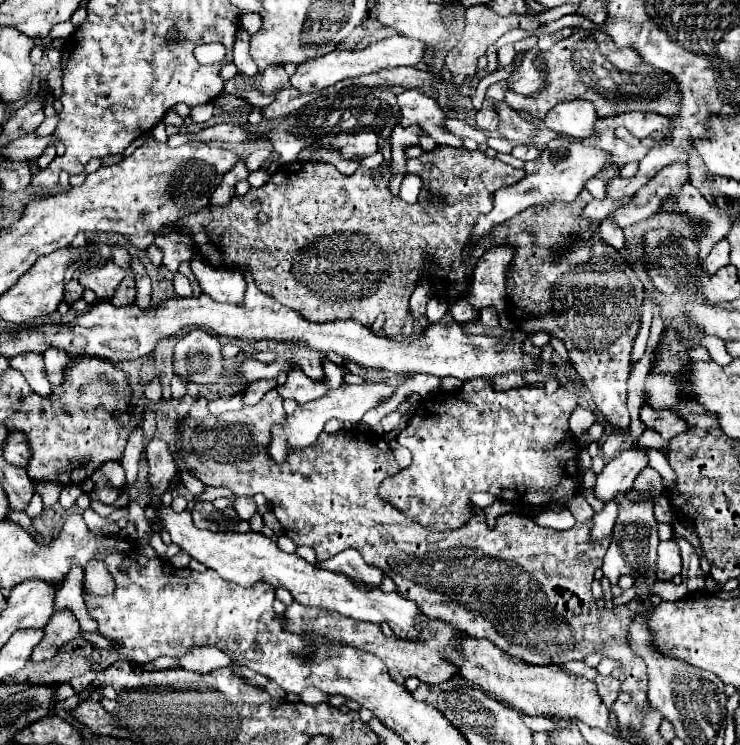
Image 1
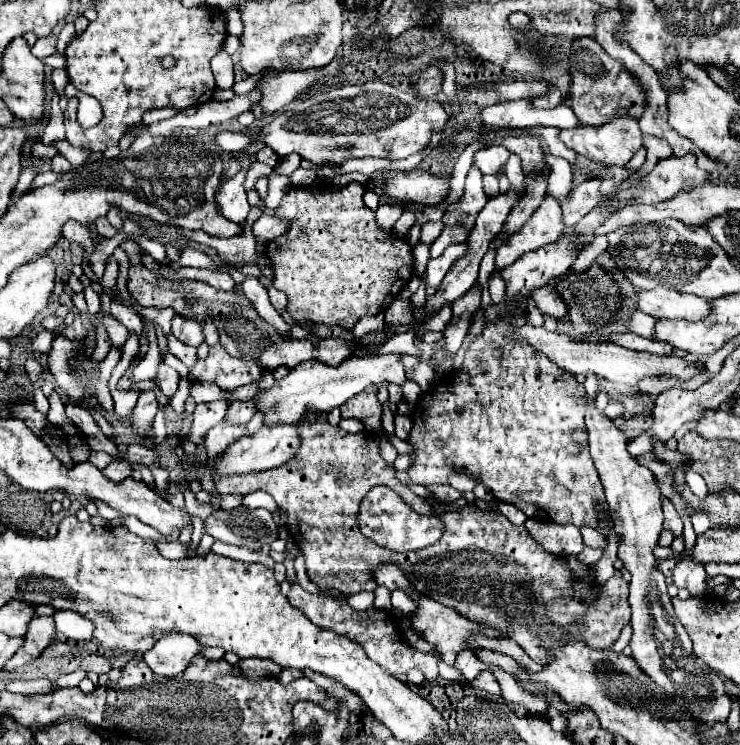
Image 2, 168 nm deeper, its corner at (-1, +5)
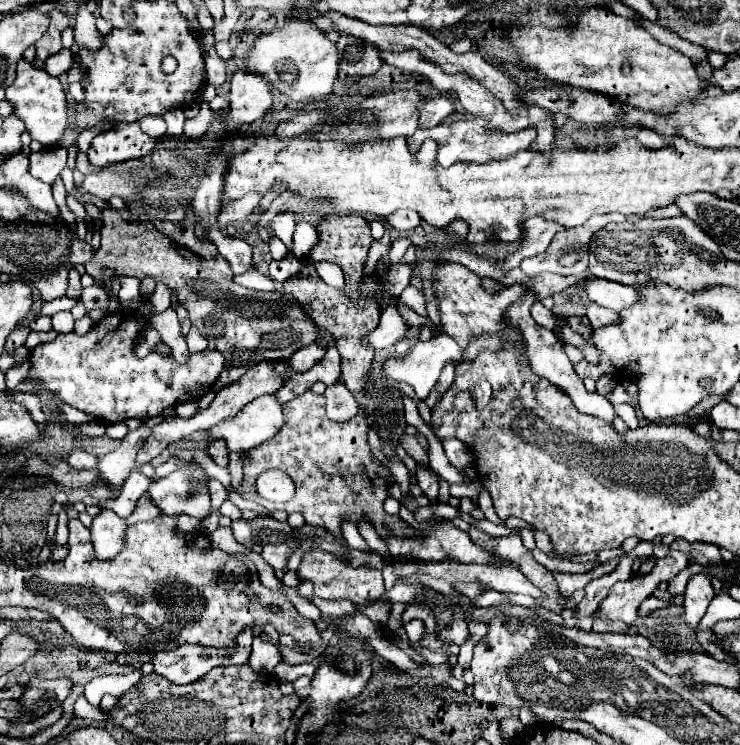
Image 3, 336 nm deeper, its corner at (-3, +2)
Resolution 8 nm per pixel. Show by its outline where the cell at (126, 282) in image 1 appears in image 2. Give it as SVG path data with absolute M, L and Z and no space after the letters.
M124 239L120 247L126 251L130 259L130 273L128 273L128 291L138 301L140 307L172 307L178 315L184 315L186 319L206 323L206 319L218 321L216 329L220 333L220 345L234 357L256 357L266 347L266 321L256 313L254 305L248 301L246 295L238 295L236 291L220 291L214 289L208 283L192 281L192 279L166 279L160 271L146 269L140 261L142 247L132 241Z

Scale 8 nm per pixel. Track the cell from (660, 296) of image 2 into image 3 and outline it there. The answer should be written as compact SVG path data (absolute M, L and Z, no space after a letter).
M600 278L588 280L586 292L596 304L600 304L604 308L610 308L614 312L628 310L628 308L632 308L634 304L640 302L640 294L632 286L624 286L624 284L610 282L610 280L600 280Z

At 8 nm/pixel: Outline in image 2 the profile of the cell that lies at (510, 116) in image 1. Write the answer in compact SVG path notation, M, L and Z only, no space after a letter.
M624 109L618 111L618 117L614 117L610 123L602 127L576 127L560 131L560 139L578 155L584 155L586 159L598 165L626 165L634 157L634 153L642 147L642 133L638 121L630 119Z

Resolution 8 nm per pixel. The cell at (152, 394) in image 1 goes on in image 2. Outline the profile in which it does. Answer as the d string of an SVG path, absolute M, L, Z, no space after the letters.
M142 391L138 397L138 403L130 415L130 427L132 427L132 435L136 437L144 437L146 431L152 427L154 417L158 411L158 403L154 397L154 391Z

